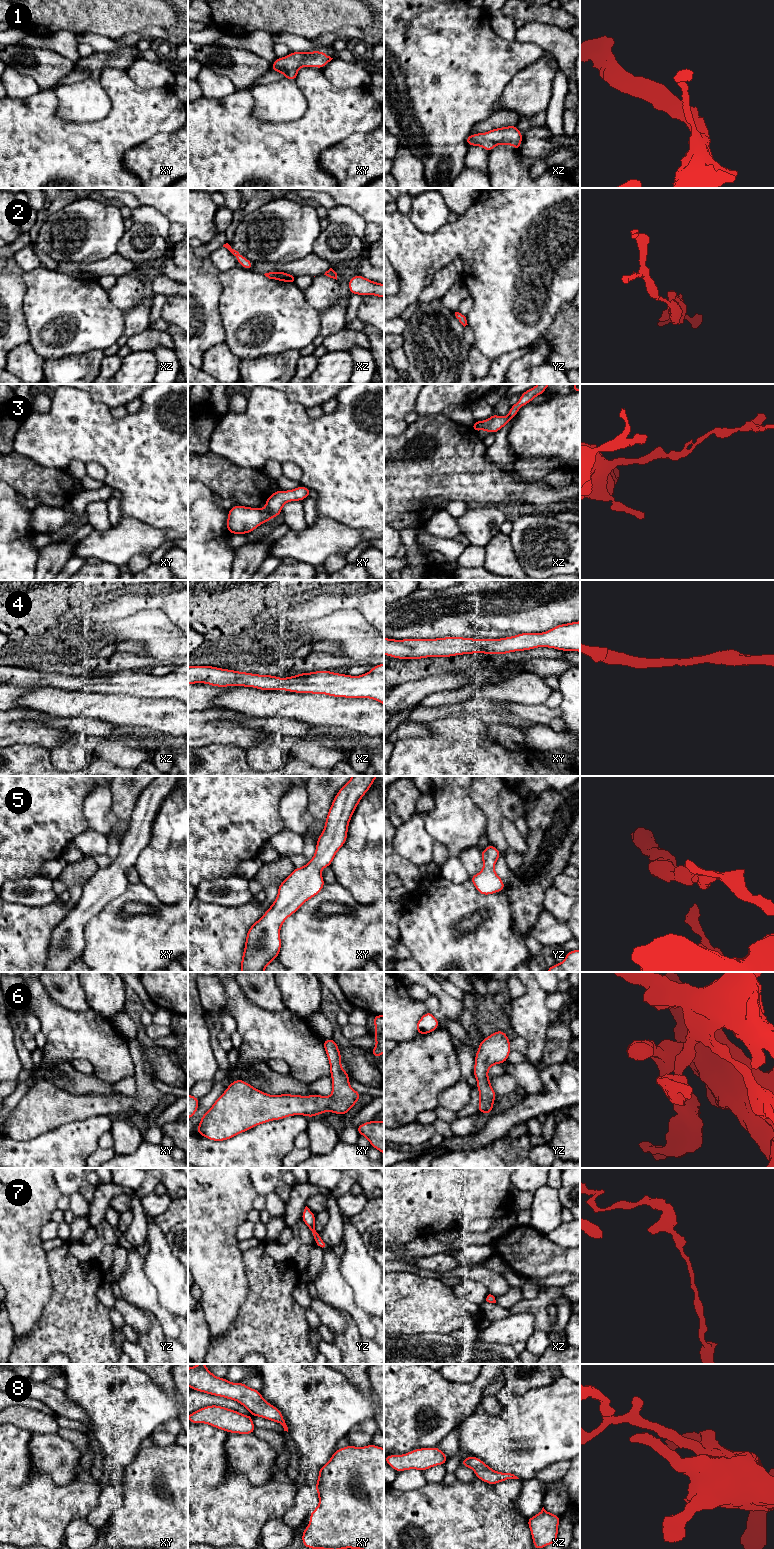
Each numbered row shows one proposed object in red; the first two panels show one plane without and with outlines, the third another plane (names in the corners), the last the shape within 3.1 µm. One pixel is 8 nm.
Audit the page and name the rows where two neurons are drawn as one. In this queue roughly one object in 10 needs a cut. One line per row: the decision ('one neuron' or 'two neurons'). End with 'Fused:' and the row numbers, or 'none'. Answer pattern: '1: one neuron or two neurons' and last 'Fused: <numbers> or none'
1: one neuron
2: one neuron
3: one neuron
4: one neuron
5: one neuron
6: one neuron
7: one neuron
8: one neuron
Fused: none

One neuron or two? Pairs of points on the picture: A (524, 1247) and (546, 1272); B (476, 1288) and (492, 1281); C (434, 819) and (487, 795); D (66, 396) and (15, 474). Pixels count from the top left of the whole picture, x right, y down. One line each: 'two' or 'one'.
A: one
B: two
C: two
D: two

